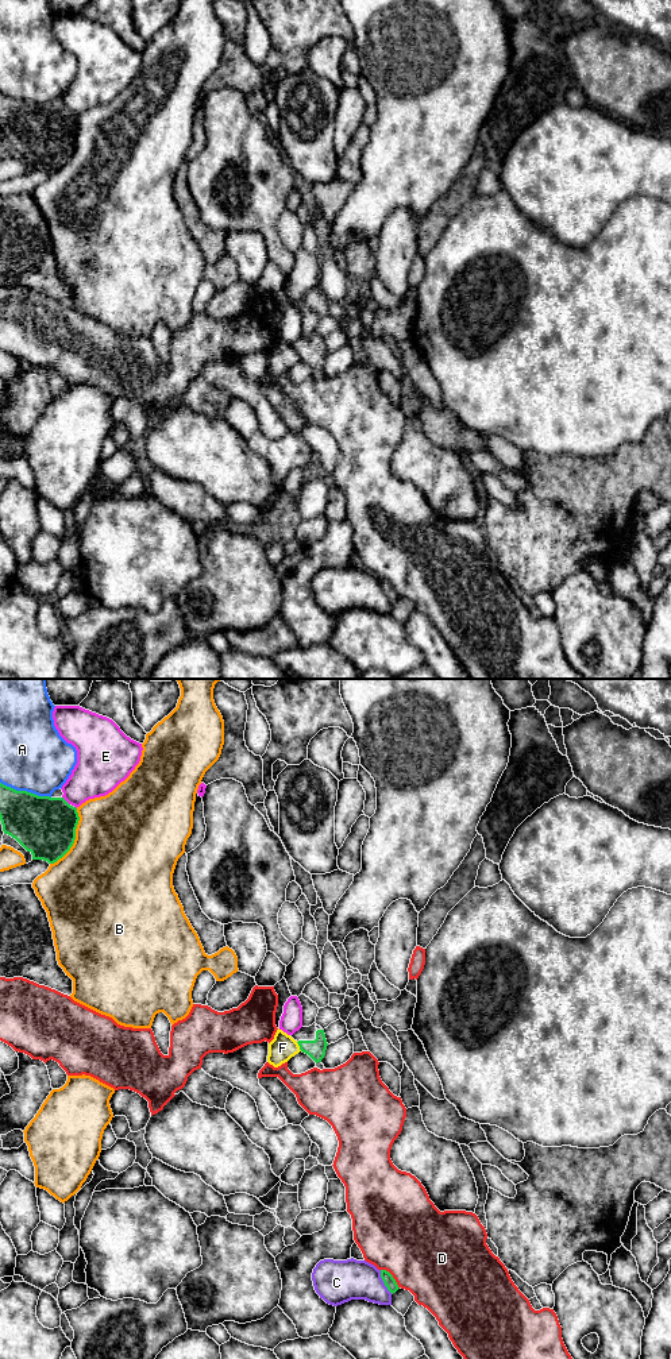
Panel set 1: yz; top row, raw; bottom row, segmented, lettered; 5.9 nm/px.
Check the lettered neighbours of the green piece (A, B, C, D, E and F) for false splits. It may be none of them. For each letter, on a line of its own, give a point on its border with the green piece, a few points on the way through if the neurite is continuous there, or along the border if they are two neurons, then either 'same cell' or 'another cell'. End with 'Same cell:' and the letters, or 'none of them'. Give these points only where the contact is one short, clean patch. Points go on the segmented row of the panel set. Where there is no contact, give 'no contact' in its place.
A: contact yz (26, 791); another cell
B: contact yz (74, 838); another cell
C: contact yz (384, 1282); another cell
D: contact yz (392, 1277); another cell
E: contact yz (65, 800); another cell
F: contact yz (299, 1045); border yz (296, 1042), (301, 1050); another cell
Same cell: none of them

